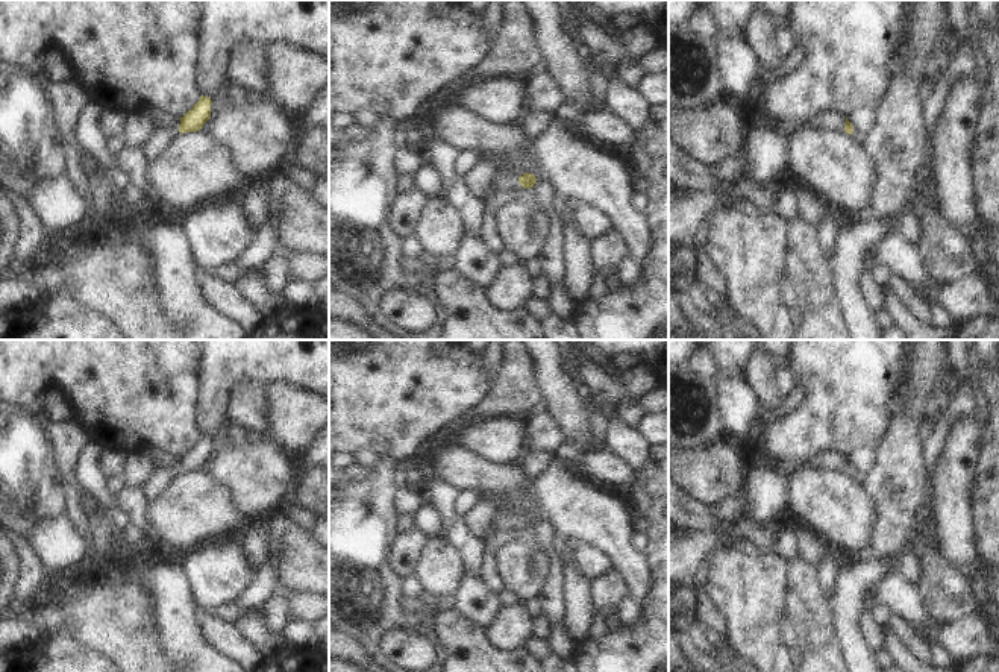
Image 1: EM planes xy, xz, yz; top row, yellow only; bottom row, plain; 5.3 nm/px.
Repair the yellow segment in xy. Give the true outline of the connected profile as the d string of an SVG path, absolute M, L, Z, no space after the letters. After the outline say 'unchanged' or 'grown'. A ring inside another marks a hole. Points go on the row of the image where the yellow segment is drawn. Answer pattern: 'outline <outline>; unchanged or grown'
outline M202 96L199 102L180 117L177 129L156 129L142 146L146 161L155 161L179 133L200 130L211 118L211 105L211 97Z; grown

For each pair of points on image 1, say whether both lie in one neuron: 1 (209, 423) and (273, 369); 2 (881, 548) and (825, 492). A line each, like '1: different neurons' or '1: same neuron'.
1: same neuron
2: different neurons

